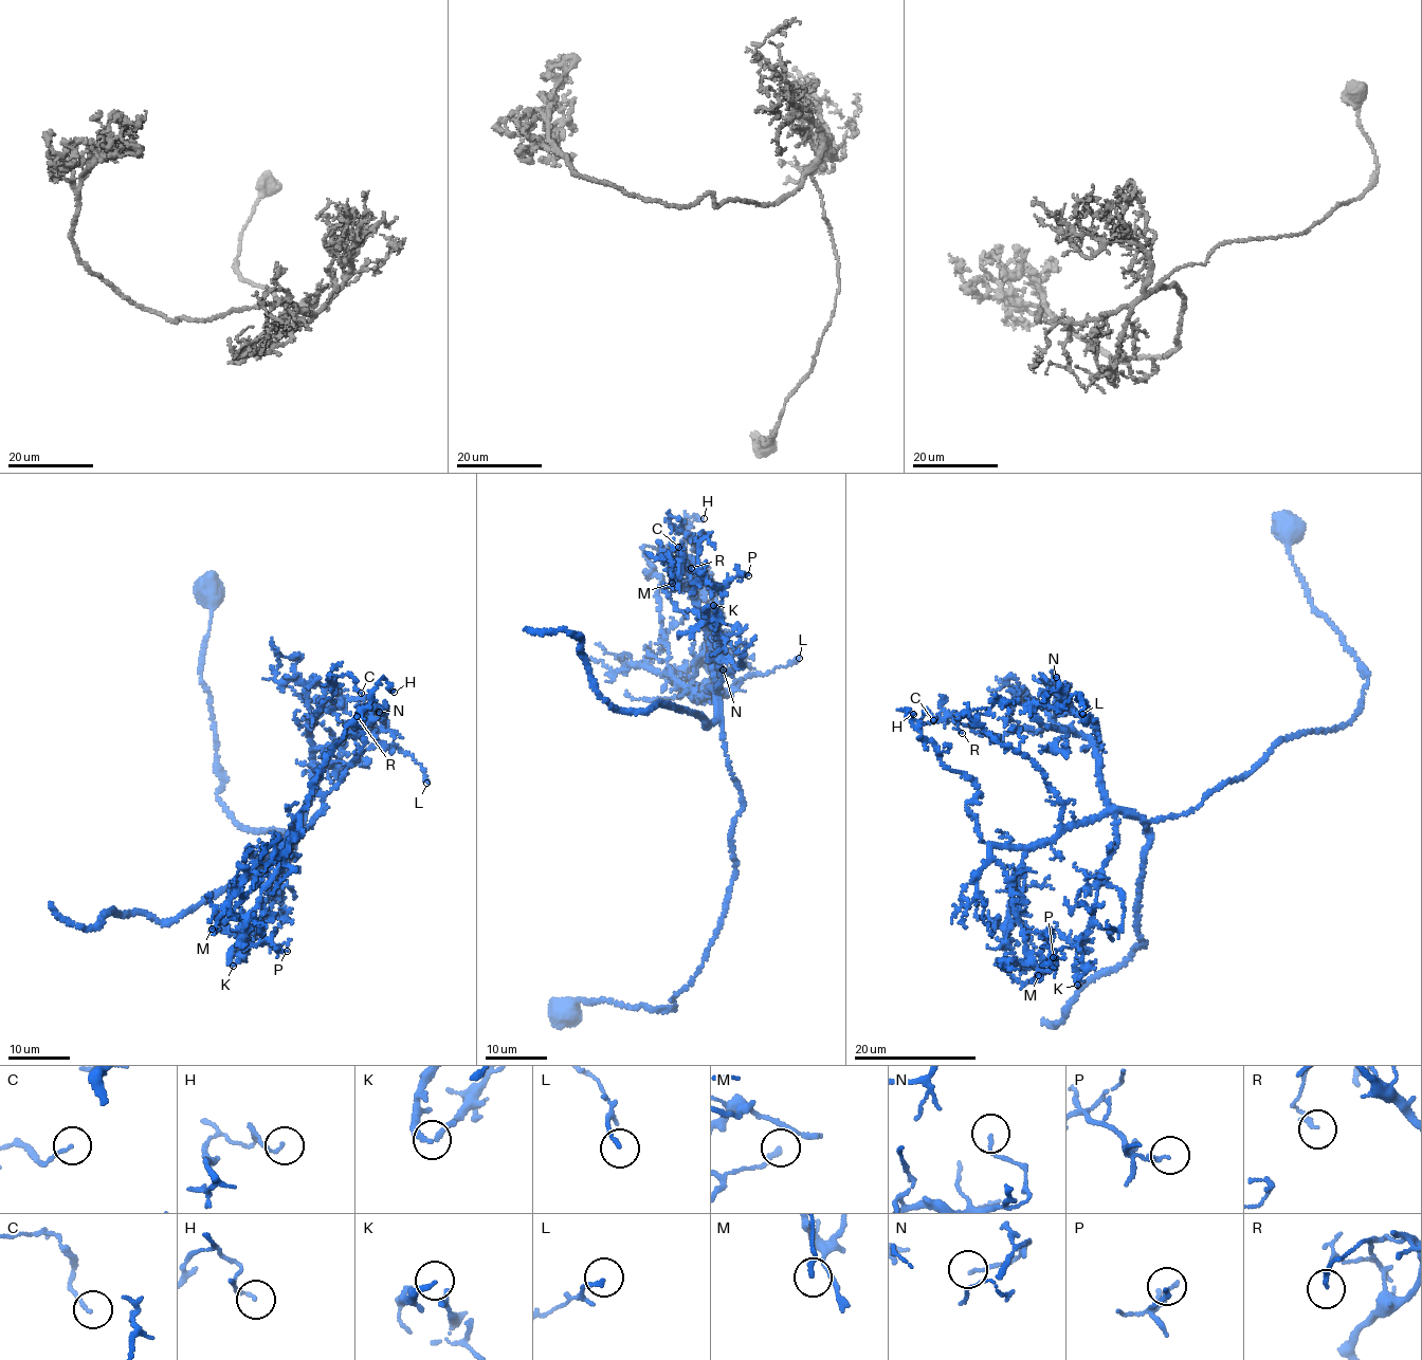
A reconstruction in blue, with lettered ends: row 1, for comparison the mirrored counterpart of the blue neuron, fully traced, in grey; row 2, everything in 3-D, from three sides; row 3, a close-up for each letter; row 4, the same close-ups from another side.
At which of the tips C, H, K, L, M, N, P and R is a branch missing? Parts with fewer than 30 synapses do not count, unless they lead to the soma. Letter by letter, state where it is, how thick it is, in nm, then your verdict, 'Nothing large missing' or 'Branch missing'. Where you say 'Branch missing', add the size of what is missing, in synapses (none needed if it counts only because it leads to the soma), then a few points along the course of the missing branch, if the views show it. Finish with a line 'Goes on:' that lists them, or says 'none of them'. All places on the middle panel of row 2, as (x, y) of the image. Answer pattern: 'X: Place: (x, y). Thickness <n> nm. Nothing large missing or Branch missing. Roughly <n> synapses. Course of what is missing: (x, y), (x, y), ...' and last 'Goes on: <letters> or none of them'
C: Place: (678, 547). Thickness 120 nm. Nothing large missing
H: Place: (704, 518). Thickness 140 nm. Nothing large missing
K: Place: (713, 605). Thickness 150 nm. Nothing large missing
L: Place: (799, 658). Thickness 140 nm. Nothing large missing
M: Place: (672, 583). Thickness 130 nm. Nothing large missing
N: Place: (723, 669). Thickness 120 nm. Nothing large missing
P: Place: (748, 575). Thickness 150 nm. Nothing large missing
R: Place: (691, 568). Thickness 160 nm. Nothing large missing
Goes on: none of them

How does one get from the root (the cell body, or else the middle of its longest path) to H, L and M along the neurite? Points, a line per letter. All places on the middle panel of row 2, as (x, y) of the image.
H: (567, 1011), (582, 997), (672, 1009), (736, 870), (743, 802), (682, 556), (685, 570), (685, 519), (704, 518)
L: (567, 1011), (582, 997), (672, 1009), (694, 977), (736, 870), (743, 802), (716, 694), (699, 699), (799, 658)
M: (567, 1011), (582, 997), (672, 1009), (736, 870), (743, 802), (700, 611), (671, 554), (672, 583)

